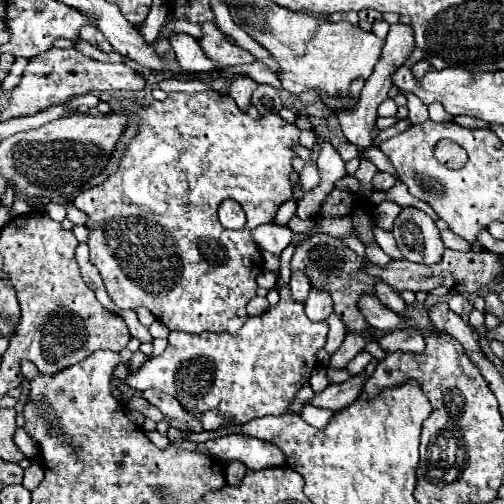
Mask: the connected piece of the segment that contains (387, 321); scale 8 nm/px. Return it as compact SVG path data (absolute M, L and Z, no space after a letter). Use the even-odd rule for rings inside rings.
M368 293L360 295L358 309L366 317L366 321L370 323L370 327L374 327L374 329L392 331L392 329L402 327L400 317L394 311L390 311L386 305L382 305L376 295L368 295Z

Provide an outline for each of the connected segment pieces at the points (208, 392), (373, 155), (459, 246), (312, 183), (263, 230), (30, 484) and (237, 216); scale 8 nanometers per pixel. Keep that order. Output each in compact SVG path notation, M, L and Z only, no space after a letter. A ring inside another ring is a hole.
M280 287L280 301L264 315L250 317L242 329L236 333L176 333L172 331L168 337L168 347L160 357L148 359L142 369L130 377L126 377L126 385L136 391L144 391L148 387L158 387L160 391L176 397L182 407L194 409L196 413L204 413L210 409L218 409L234 423L242 425L256 417L264 415L282 415L288 411L288 403L294 399L296 391L302 389L304 379L310 379L312 369L318 367L318 351L324 347L328 335L326 321L310 321L304 313L304 303L296 301L288 287Z
M370 147L368 151L366 151L366 155L368 155L368 159L378 167L378 171L388 171L390 175L394 175L394 177L398 177L396 173L394 173L394 167L390 165L390 159L380 151L380 149L376 149L376 147Z
M450 229L440 231L440 237L442 237L442 241L444 241L444 245L446 245L448 249L456 249L456 251L470 251L470 249L472 249L468 241L464 241L462 237L454 235Z
M314 161L310 165L304 165L304 171L300 173L300 181L302 181L304 193L308 193L312 187L316 187L320 183L320 175L318 175L318 169L316 169Z
M266 223L266 225L260 225L258 229L254 229L254 241L264 251L278 257L292 241L292 231L288 227L280 227L276 223Z
M32 463L30 469L26 469L26 473L24 473L24 481L22 481L22 485L26 485L26 489L32 491L32 489L36 489L36 487L40 485L42 477L44 477L44 469L42 469L40 465Z
M226 199L220 204L218 218L227 229L239 230L245 225L245 219L243 218L243 214L245 213L241 205L232 200Z

